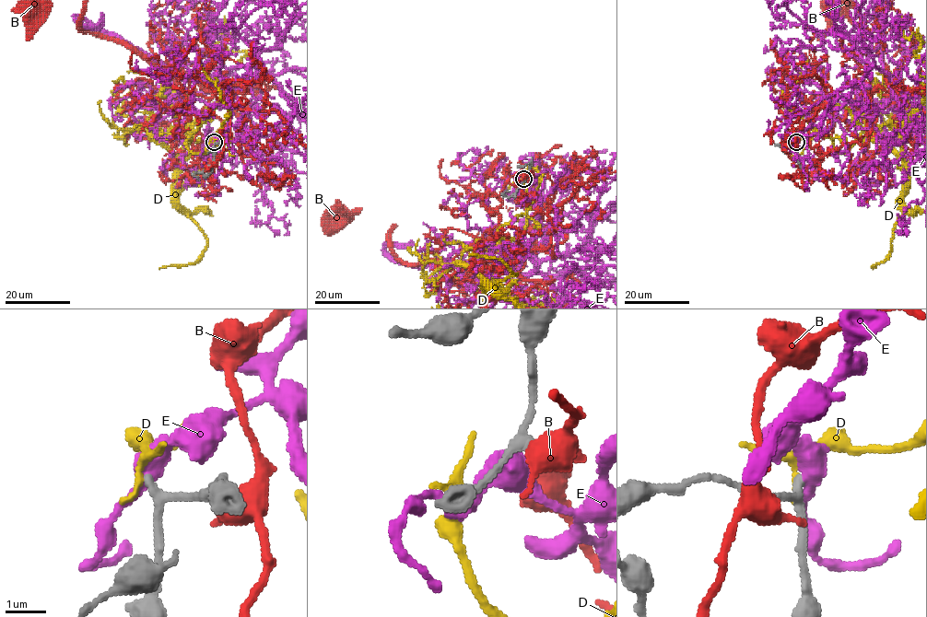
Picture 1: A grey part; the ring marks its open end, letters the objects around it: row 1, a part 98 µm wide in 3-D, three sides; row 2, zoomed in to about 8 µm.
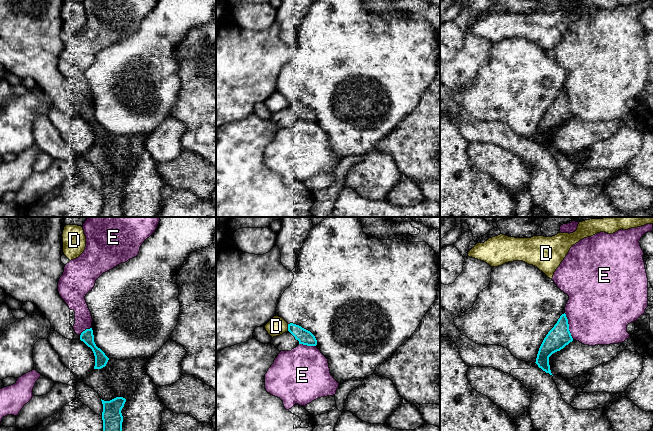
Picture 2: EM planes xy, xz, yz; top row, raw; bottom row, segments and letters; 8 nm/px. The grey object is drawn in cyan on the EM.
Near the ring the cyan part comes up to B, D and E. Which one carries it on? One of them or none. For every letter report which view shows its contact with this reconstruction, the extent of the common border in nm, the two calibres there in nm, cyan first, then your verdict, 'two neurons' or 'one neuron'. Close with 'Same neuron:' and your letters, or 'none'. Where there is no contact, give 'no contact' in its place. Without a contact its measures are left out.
B: no contact | two neurons
D: xz | 60 nm | 120/150 nm | two neurons
E: yz | 220 nm | 180/480 nm | two neurons
Same neuron: none

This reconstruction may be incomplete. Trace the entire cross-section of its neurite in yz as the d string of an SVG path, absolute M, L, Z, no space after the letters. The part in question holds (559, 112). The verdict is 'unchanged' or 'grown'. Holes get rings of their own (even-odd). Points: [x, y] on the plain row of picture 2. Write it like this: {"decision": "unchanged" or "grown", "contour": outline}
{"decision": "unchanged", "contour": "M564 89L544 114L539 124L535 139L543 147L552 151L549 141L549 133L553 129L563 125L572 117L573 114L569 107L568 95Z"}

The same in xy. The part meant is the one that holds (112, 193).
{"decision": "unchanged", "contour": "M116 173L110 177L104 177L102 175L101 177L103 180L103 207L99 217L123 217L123 192L121 186L124 183L126 175Z"}

